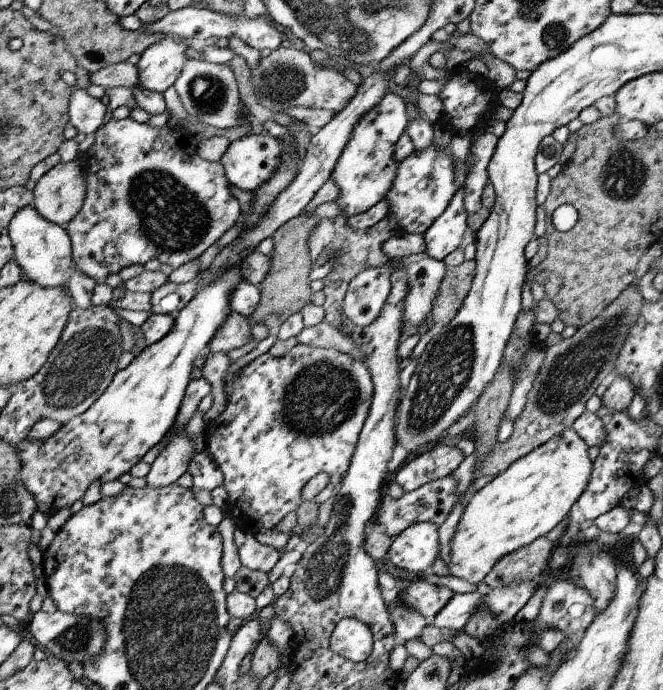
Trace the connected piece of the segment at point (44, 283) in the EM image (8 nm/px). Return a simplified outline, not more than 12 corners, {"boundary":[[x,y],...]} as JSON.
{"boundary":[[34,206],[10,226],[22,278],[64,287],[73,266],[65,227]]}

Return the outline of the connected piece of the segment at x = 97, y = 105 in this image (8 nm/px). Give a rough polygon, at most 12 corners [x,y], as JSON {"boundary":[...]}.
{"boundary":[[77,88],[68,103],[69,122],[92,134],[107,107]]}

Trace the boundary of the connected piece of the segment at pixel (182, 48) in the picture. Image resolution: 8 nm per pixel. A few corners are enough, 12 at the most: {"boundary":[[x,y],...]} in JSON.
{"boundary":[[170,38],[141,53],[138,85],[162,93],[186,62],[186,44]]}

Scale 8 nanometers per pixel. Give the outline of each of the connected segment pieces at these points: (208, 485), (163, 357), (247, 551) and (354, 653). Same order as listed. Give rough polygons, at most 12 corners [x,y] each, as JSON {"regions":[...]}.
{"regions":[[[206,450],[195,453],[187,471],[196,489],[223,485],[222,471]],[[241,260],[86,413],[20,442],[50,517],[130,473],[177,422]],[[237,528],[241,564],[268,573],[280,558],[274,547]],[[342,619],[329,645],[343,659],[370,656],[372,631],[356,619]]]}

